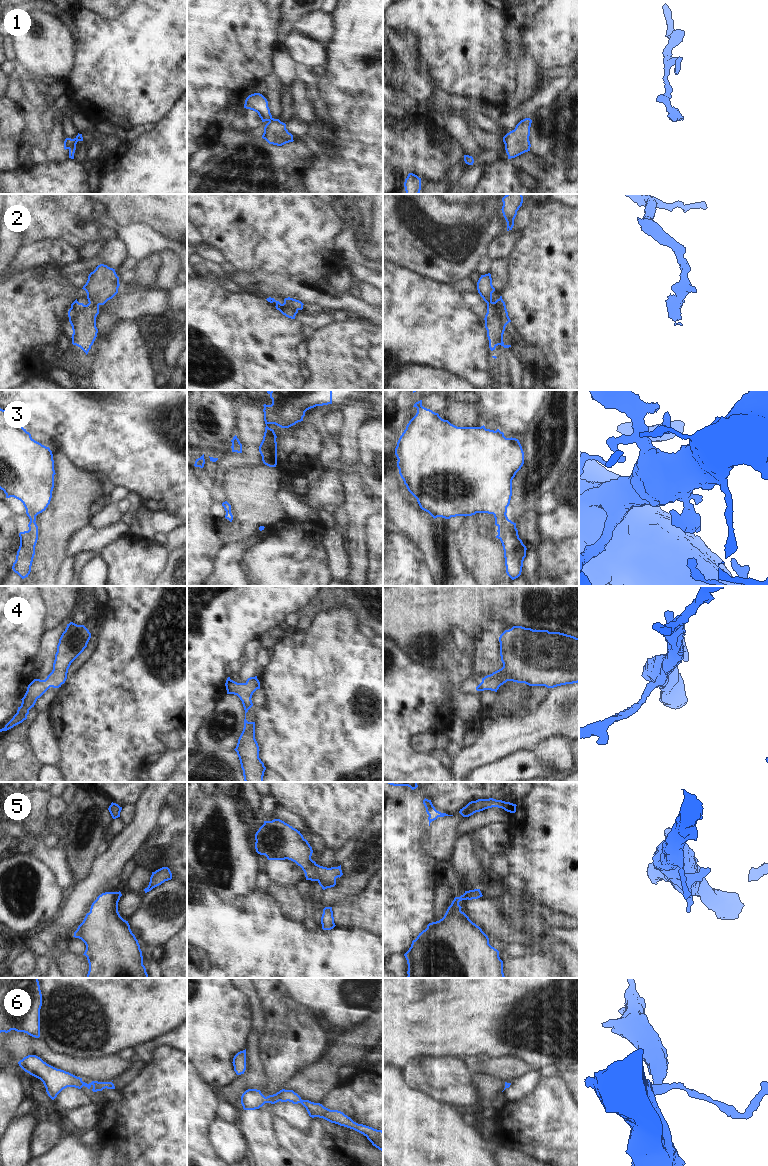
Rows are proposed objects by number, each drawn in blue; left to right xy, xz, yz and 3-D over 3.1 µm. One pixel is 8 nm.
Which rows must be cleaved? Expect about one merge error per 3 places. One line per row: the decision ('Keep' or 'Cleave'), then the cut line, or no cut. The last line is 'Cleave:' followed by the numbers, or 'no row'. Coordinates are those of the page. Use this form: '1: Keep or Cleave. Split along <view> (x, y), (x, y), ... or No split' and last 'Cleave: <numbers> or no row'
1: Cleave. Split along xy (75, 138), (75, 143), (69, 149)
2: Keep. No split
3: Keep. No split
4: Keep. No split
5: Keep. No split
6: Keep. No split
Cleave: 1

